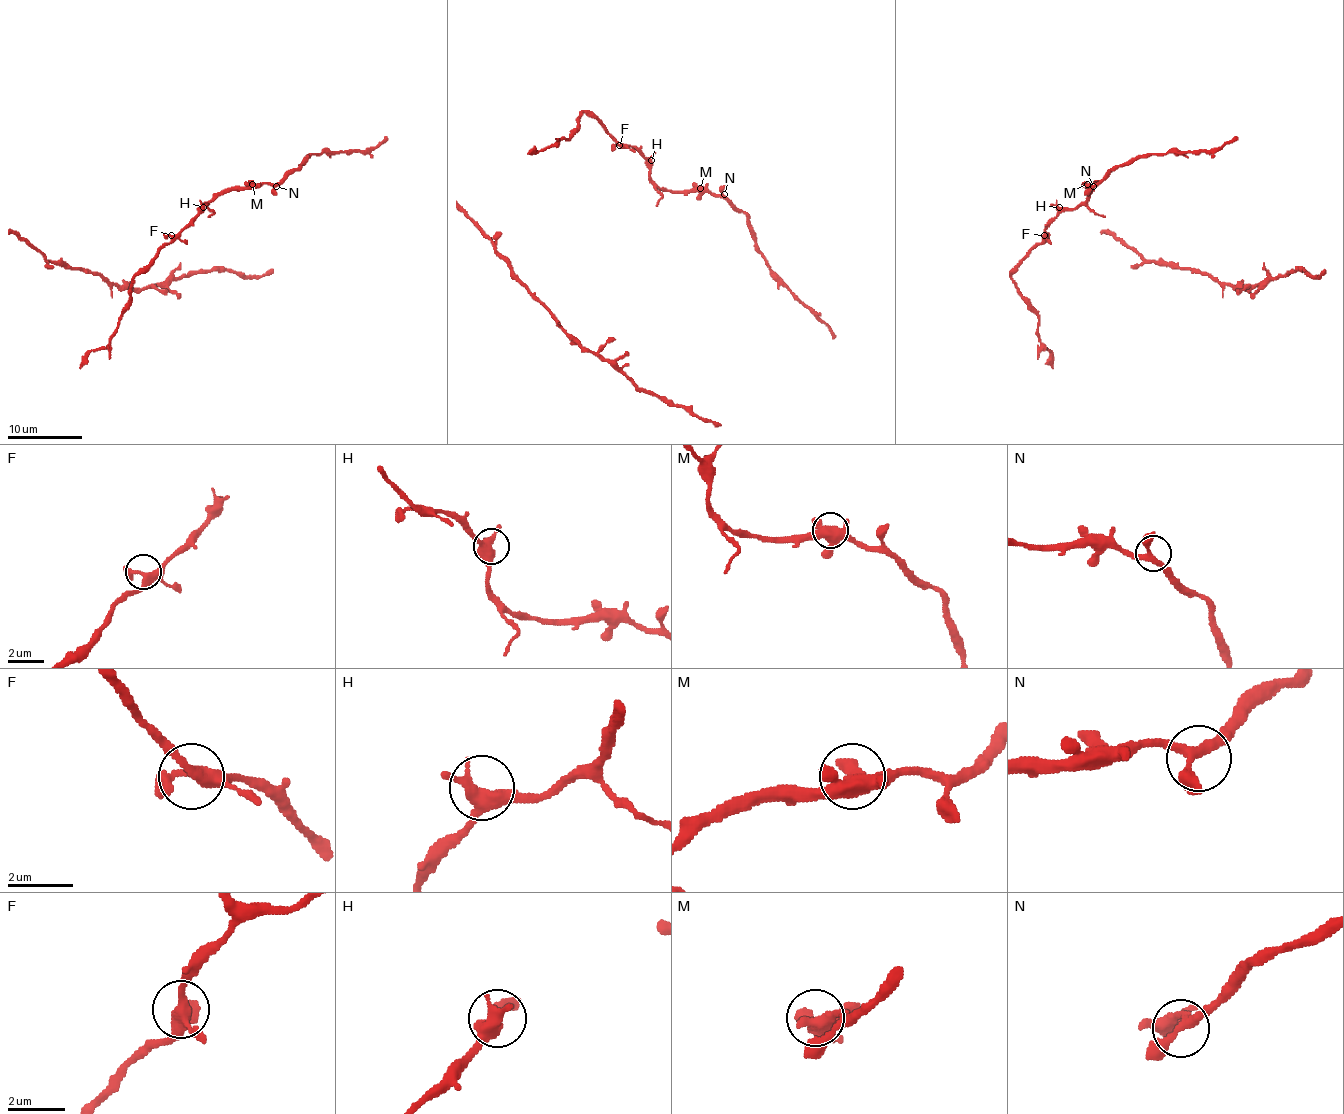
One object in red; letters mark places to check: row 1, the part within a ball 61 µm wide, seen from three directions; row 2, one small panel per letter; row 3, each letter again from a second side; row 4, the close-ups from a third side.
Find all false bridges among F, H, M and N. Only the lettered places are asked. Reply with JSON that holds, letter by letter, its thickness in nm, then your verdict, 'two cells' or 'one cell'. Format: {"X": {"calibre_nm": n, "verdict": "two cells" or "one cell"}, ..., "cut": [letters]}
{"F": {"calibre_nm": 360, "verdict": "one cell"}, "H": {"calibre_nm": 400, "verdict": "one cell"}, "M": {"calibre_nm": 440, "verdict": "one cell"}, "N": {"calibre_nm": 280, "verdict": "one cell"}, "cut": []}

